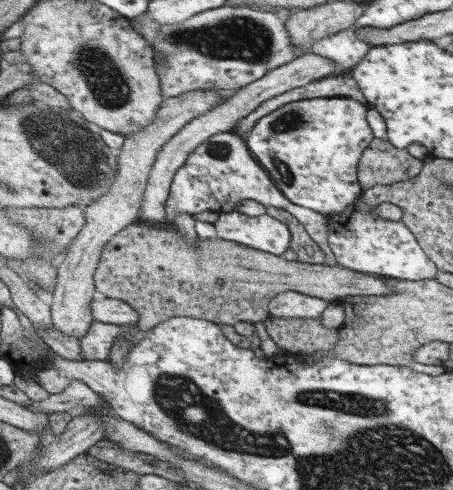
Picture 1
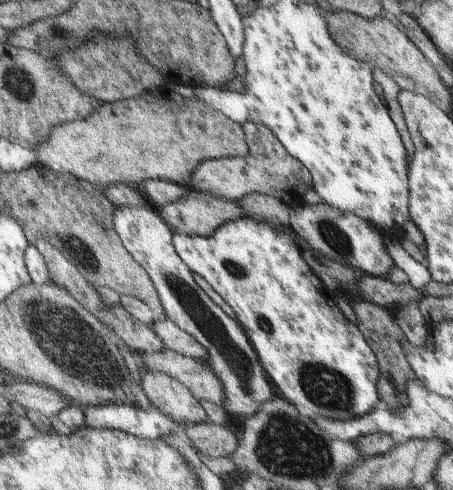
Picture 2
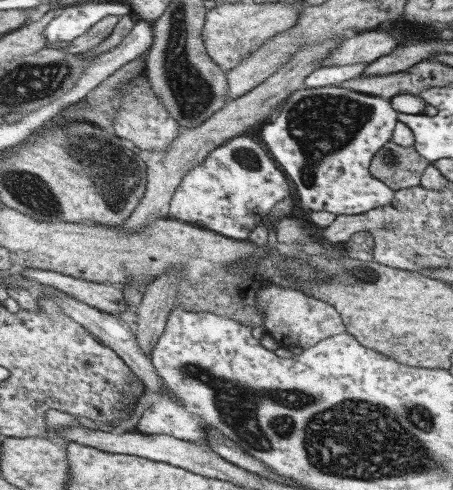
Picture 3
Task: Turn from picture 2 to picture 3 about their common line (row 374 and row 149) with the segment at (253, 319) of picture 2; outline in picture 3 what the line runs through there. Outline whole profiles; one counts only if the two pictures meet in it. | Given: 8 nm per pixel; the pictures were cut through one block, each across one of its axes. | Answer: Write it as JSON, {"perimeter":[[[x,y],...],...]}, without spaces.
{"perimeter":[[[337,86],[327,88],[301,88],[295,90],[279,110],[261,128],[261,140],[271,150],[271,158],[287,172],[287,178],[295,184],[295,192],[303,208],[311,212],[329,212],[335,216],[357,216],[375,210],[377,206],[387,206],[393,202],[395,192],[381,180],[373,178],[369,172],[371,158],[381,146],[391,142],[395,126],[399,122],[399,112],[389,106],[387,100],[365,96]]]}

